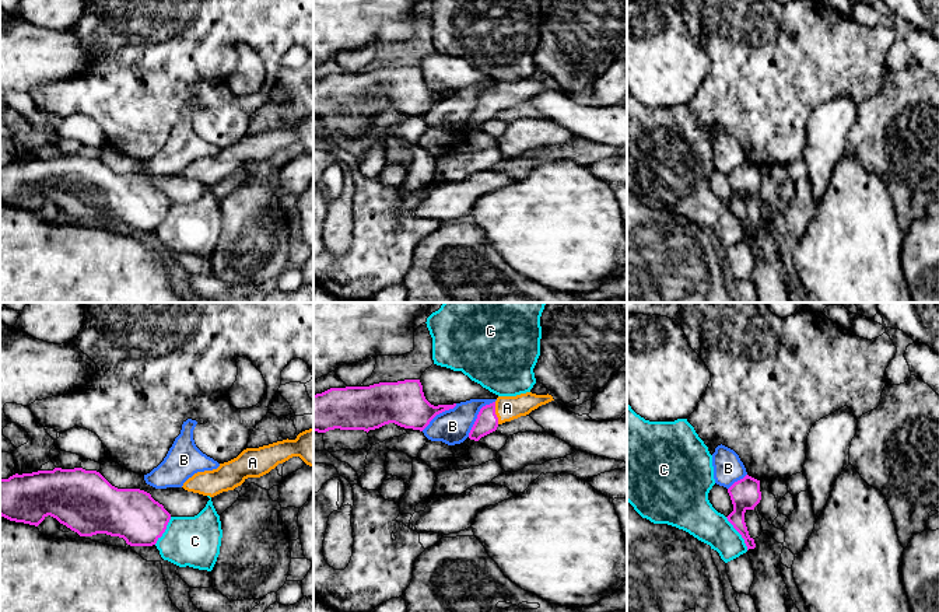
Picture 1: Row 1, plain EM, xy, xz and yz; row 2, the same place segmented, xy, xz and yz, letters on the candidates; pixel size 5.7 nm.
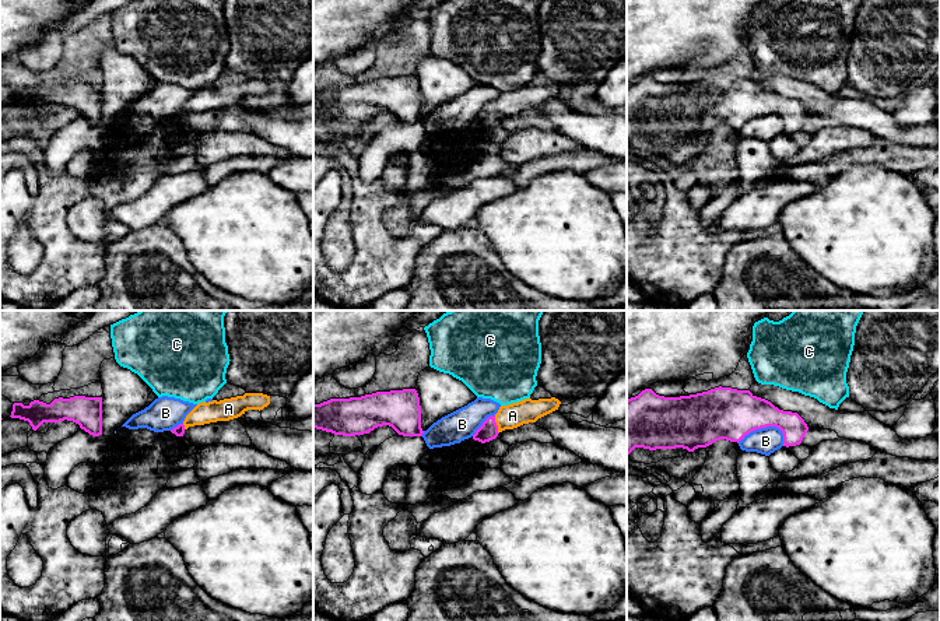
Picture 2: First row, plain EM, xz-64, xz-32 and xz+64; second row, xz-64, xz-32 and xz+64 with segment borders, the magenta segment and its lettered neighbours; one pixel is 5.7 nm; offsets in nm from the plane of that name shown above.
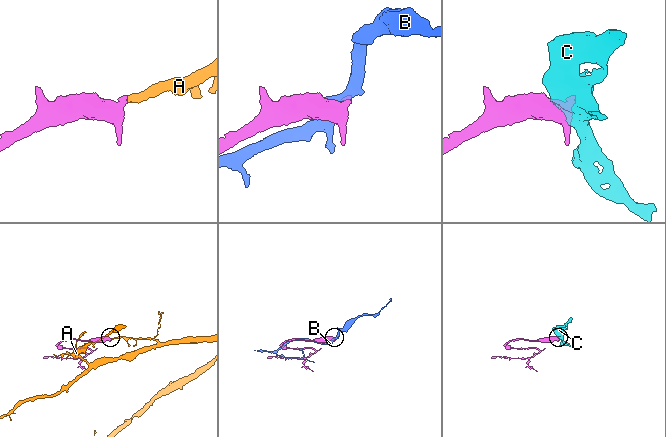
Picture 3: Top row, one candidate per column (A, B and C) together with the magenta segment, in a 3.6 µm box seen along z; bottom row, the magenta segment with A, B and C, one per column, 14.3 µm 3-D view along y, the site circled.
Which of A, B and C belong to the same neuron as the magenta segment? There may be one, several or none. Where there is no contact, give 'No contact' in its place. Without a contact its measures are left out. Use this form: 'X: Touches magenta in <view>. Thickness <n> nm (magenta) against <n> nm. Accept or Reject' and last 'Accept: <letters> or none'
A: Touches magenta in xz. Thickness 130 nm (magenta) against 140 nm. Accept
B: Touches magenta in xz. Thickness 130 nm (magenta) against 200 nm. Reject
C: Touches magenta in yz. Thickness 170 nm (magenta) against 200 nm. Reject
Accept: A

